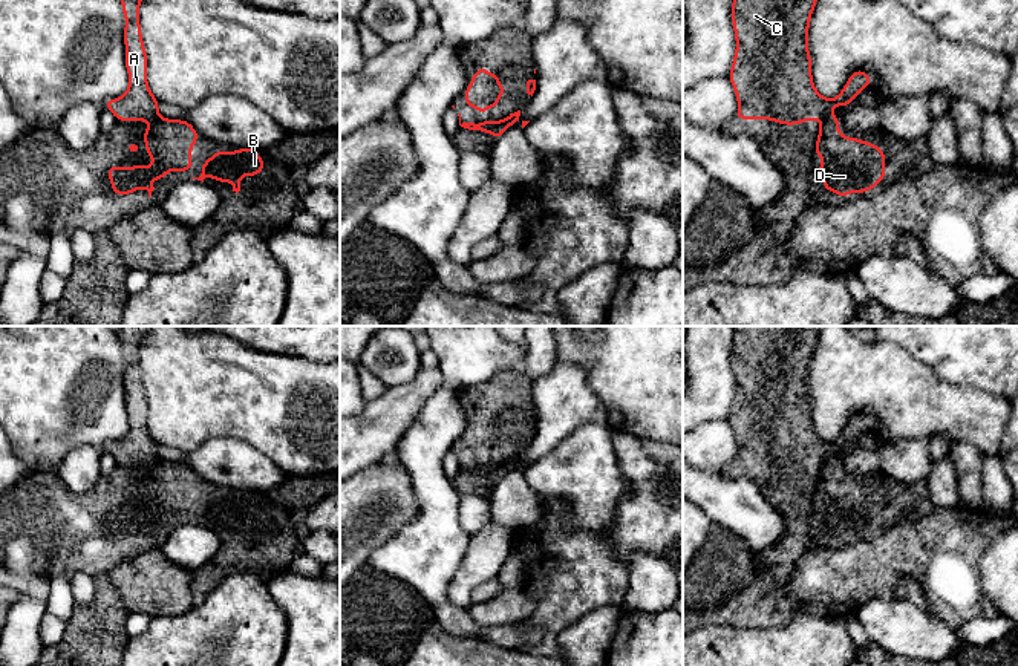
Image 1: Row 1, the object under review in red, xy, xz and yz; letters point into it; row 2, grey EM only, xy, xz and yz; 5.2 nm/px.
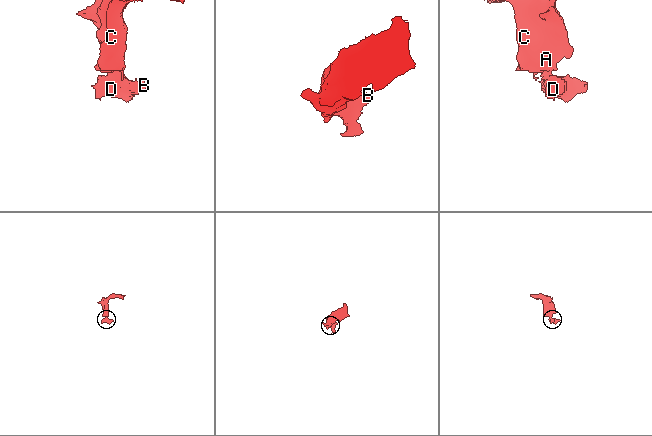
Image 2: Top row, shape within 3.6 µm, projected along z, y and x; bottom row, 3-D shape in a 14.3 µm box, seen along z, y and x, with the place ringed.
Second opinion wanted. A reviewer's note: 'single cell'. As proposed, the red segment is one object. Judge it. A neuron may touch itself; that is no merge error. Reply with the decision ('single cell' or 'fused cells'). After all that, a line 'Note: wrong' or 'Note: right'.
fused cells
Note: wrong

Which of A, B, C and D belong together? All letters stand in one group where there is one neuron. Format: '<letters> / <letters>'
A C / B D

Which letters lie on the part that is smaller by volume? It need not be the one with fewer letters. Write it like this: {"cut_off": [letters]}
{"cut_off": ["B", "D"]}

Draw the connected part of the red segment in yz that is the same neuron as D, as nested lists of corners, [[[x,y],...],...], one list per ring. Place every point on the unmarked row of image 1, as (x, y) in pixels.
[[[828,458],[819,472],[814,499],[824,501],[817,511],[825,525],[821,533],[833,533],[843,542],[856,533],[865,537],[885,522],[885,495],[877,487],[843,481],[837,468],[839,461]]]

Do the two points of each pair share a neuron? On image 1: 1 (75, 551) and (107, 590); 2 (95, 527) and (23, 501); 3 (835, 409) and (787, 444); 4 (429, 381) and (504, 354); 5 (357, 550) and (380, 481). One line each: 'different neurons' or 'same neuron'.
1: different neurons
2: same neuron
3: different neurons
4: different neurons
5: same neuron

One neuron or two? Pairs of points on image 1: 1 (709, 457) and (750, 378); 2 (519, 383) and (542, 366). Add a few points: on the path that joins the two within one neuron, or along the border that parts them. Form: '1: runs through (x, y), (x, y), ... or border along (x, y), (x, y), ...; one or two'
1: border along (727, 420), (737, 441), (737, 457); two
2: border along (521, 369), (531, 380); two

